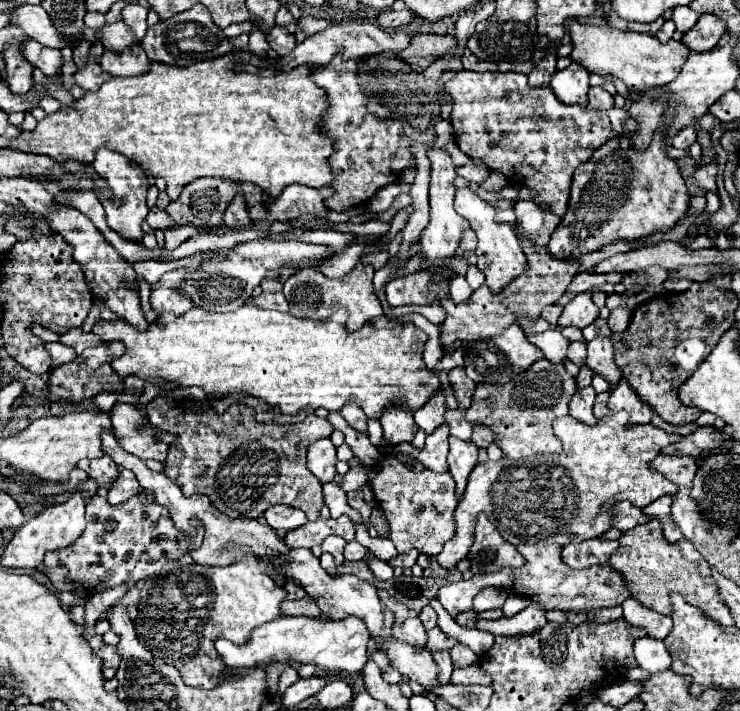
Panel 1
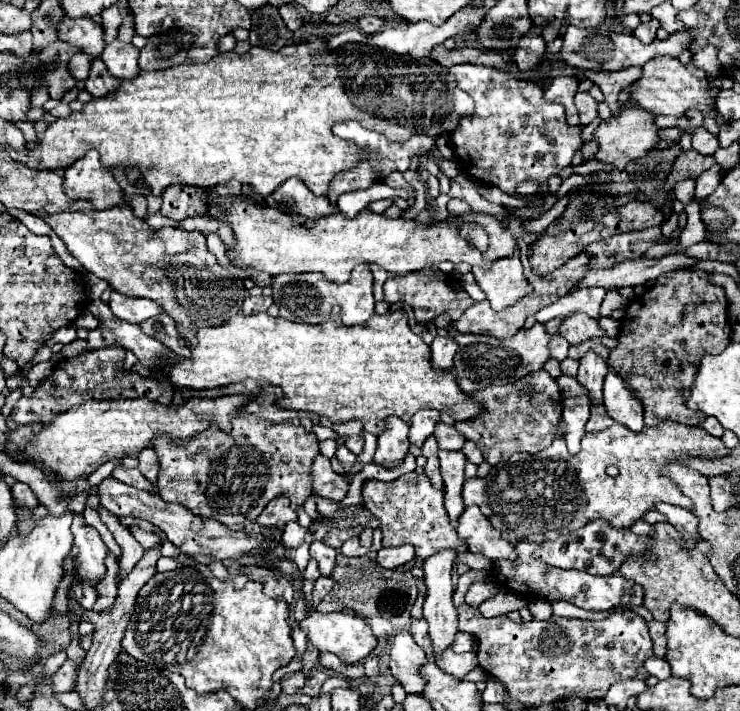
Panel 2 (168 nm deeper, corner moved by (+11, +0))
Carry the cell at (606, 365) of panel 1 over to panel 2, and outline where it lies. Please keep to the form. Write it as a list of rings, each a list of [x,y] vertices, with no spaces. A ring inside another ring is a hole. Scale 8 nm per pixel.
[[[588,351],[580,359],[580,369],[578,369],[576,379],[582,387],[590,391],[592,403],[602,403],[602,383],[604,383],[606,373],[608,373],[608,365],[598,353]]]

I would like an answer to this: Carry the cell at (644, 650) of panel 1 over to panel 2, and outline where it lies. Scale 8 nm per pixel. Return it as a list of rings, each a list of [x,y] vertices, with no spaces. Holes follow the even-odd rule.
[[[654,655],[648,657],[648,659],[644,659],[644,669],[650,675],[658,677],[658,679],[668,679],[670,677],[670,665],[668,665],[668,661],[660,659],[660,657],[654,657]]]

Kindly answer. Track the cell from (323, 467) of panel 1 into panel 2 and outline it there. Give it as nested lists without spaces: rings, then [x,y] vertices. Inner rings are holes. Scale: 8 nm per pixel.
[[[318,455],[312,461],[310,481],[312,481],[312,493],[314,495],[328,497],[332,501],[342,501],[346,497],[346,491],[348,491],[346,479],[332,471],[330,459],[324,455]]]

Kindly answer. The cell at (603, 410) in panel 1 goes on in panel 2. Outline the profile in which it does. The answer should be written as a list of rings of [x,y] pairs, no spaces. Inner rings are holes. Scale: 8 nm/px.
[[[592,405],[590,407],[590,419],[586,423],[586,431],[600,431],[604,427],[610,427],[612,419],[608,417],[608,413],[604,411],[602,405]]]

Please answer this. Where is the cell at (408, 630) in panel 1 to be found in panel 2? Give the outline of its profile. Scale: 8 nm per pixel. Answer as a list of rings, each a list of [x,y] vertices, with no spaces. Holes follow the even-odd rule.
[[[400,631],[390,639],[390,669],[406,693],[420,693],[424,689],[424,679],[418,675],[420,663],[426,663],[426,655],[410,631]]]

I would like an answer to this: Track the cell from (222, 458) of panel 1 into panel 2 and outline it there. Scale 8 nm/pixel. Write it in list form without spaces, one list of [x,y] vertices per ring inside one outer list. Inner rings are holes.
[[[252,413],[232,417],[230,433],[212,423],[212,427],[192,435],[184,443],[178,443],[170,435],[158,435],[152,447],[160,463],[158,495],[166,503],[180,503],[194,515],[216,519],[226,527],[254,521],[268,501],[280,495],[292,501],[294,511],[304,507],[304,501],[312,495],[310,483],[306,491],[312,457],[320,453],[316,435],[308,433],[302,425],[294,425],[292,421],[276,425]]]

